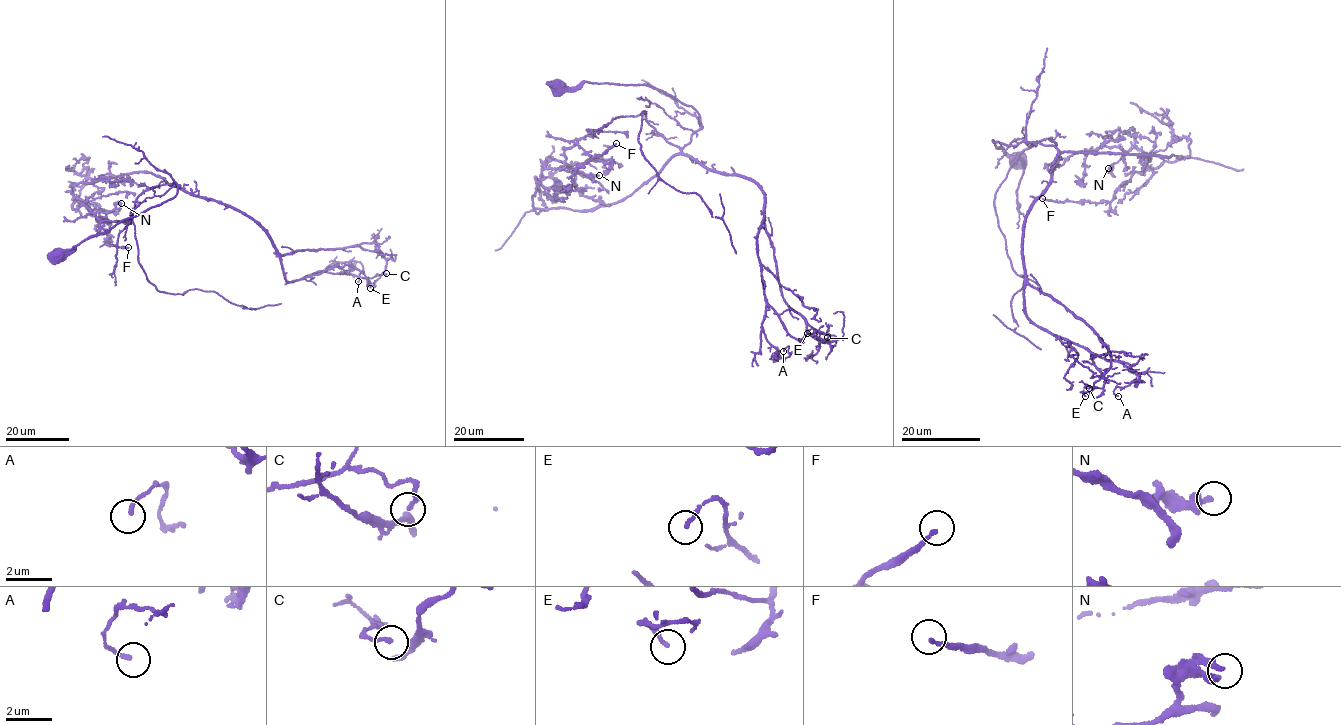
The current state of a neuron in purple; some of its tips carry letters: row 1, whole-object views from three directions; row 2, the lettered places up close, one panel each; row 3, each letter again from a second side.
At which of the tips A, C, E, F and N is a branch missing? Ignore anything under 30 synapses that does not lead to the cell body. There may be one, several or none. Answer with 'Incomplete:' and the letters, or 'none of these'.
Incomplete: none of these

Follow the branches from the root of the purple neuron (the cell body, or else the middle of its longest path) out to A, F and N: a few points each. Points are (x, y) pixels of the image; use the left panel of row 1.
A: (56, 255), (173, 198), (175, 182), (250, 216), (271, 241), (287, 281), (352, 260), (363, 269), (358, 281)
F: (56, 255), (173, 198), (176, 183), (133, 172), (81, 188), (73, 208), (102, 211), (106, 244), (128, 247)
N: (56, 255), (173, 198), (178, 185), (125, 173), (87, 183), (72, 207), (76, 198), (108, 213), (121, 203)

